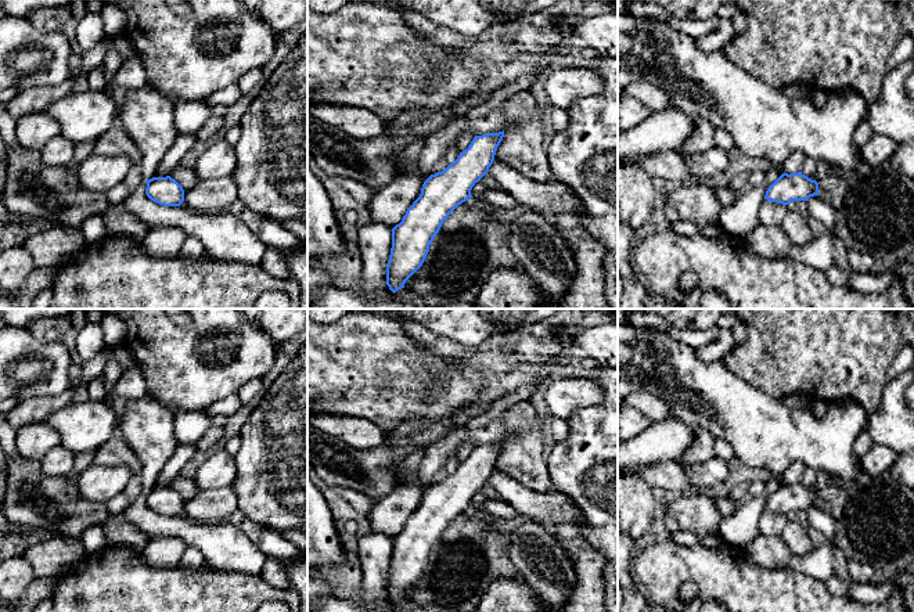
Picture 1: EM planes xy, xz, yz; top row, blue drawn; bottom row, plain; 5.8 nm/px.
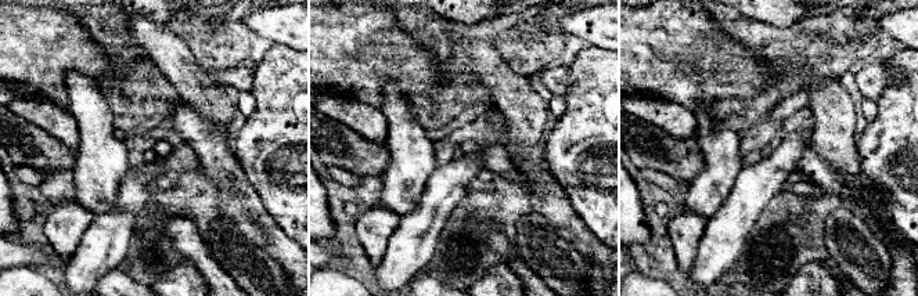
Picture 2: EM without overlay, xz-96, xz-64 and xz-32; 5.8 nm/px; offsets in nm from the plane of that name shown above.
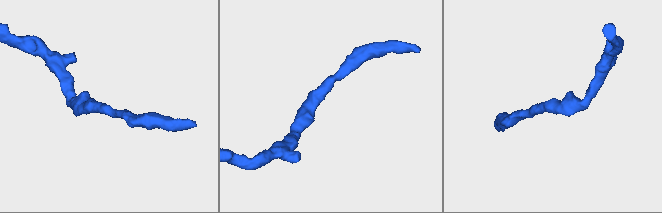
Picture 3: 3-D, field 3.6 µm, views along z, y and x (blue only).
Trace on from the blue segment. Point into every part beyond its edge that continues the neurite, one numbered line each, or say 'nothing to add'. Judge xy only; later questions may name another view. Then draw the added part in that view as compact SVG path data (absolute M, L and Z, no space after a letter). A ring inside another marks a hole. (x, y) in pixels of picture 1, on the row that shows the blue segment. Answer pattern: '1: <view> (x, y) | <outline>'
nothing to add

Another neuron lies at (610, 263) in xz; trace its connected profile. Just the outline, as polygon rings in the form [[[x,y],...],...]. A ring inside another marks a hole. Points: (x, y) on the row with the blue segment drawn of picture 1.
[[[618,249],[607,251],[602,259],[605,298],[611,309],[618,309]]]

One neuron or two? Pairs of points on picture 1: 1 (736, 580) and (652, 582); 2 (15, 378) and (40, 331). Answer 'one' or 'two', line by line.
1: one
2: two

